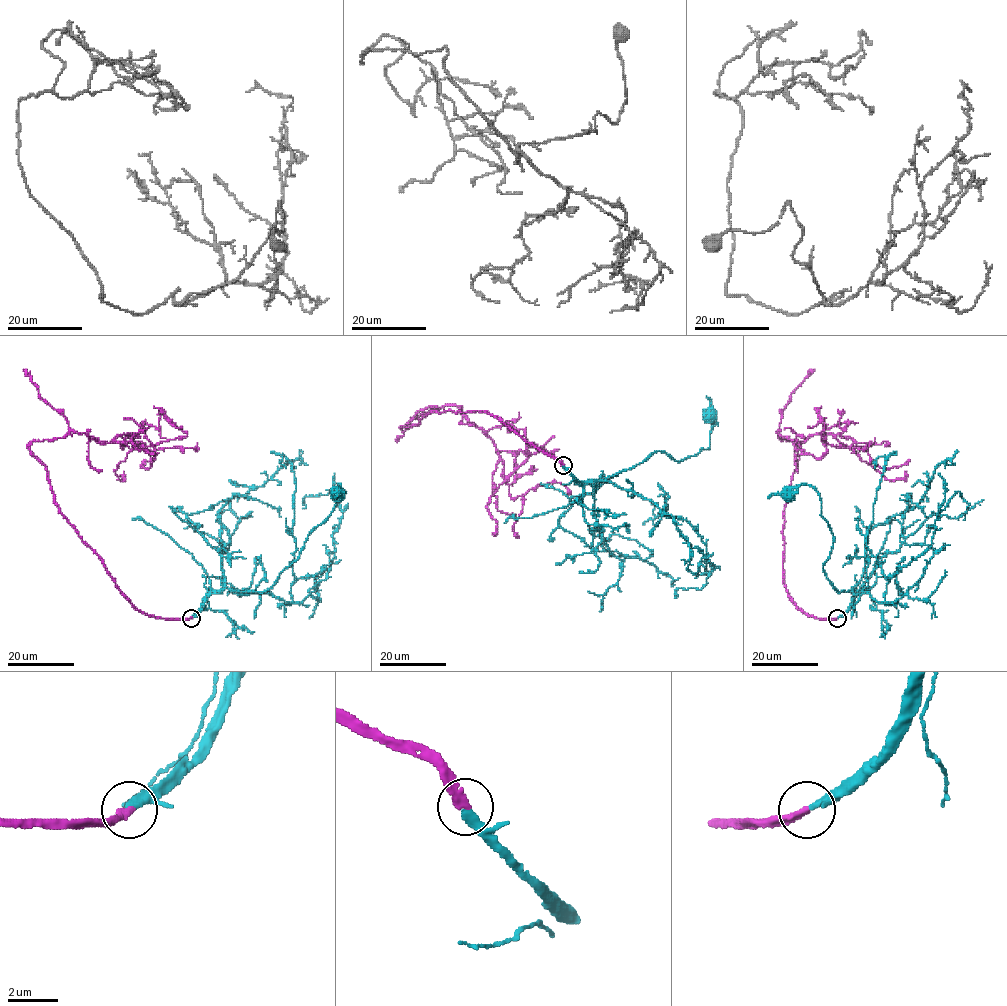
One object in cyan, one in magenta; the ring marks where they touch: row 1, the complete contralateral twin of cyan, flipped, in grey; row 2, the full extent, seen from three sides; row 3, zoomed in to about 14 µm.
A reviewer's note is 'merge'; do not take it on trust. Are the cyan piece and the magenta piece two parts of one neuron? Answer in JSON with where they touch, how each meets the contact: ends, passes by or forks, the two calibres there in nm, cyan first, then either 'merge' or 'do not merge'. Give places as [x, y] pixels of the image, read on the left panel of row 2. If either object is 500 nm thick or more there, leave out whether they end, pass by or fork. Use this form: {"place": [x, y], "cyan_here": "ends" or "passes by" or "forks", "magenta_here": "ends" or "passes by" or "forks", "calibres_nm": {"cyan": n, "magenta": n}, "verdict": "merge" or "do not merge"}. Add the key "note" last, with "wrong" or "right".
{"place": [191, 618], "cyan_here": "ends", "magenta_here": "ends", "calibres_nm": {"cyan": 320, "magenta": 320}, "verdict": "merge", "note": "right"}

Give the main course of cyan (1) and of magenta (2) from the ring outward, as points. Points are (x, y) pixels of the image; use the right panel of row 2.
1: (838, 618), (854, 594), (851, 589), (838, 592), (823, 569), (833, 538), (819, 493), (805, 484), (787, 493)
2: (837, 618), (807, 615), (783, 570), (799, 458), (777, 432), (853, 446), (822, 440), (821, 406)

